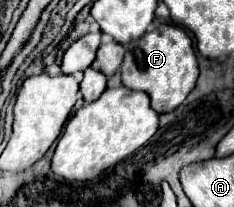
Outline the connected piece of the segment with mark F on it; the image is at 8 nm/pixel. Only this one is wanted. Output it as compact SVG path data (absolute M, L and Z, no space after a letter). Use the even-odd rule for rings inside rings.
M161 24L155 30L149 30L143 38L125 46L123 60L123 86L131 90L143 90L151 96L151 106L163 114L175 110L187 94L195 88L199 66L193 50L193 40L183 26Z

